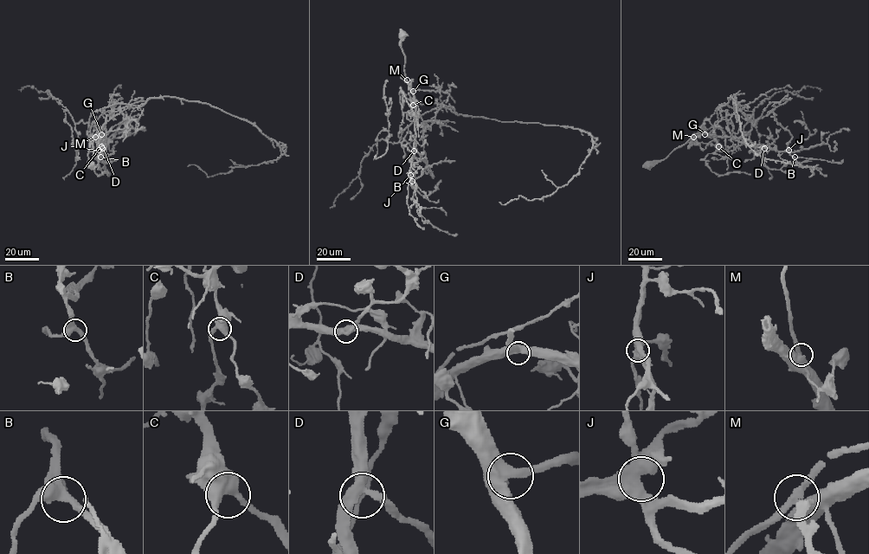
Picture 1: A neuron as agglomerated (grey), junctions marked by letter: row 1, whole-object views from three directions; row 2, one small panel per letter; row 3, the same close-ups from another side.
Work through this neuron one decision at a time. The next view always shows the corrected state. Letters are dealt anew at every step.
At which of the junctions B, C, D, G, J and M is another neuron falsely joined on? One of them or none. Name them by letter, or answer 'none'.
M

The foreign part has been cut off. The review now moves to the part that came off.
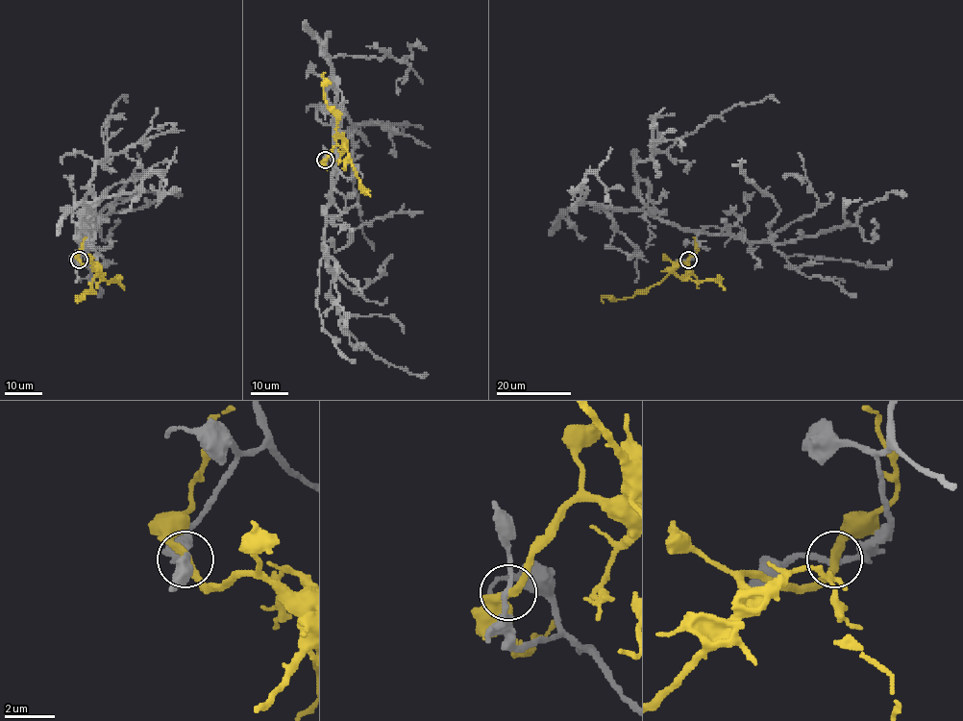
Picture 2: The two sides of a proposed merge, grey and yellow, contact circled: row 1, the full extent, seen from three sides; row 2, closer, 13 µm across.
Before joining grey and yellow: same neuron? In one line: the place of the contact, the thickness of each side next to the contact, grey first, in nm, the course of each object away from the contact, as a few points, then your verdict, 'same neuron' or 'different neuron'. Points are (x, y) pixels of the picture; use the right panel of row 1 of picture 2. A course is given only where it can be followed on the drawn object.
at (688, 260); 190 nm thick on the grey side, 320 nm on the other; grey runs (688, 261), (696, 255), (696, 234), (646, 211), (634, 165), (736, 105), (769, 96), (778, 103); yellow runs (688, 261), (684, 264), (675, 262), (673, 269), (659, 282), (632, 297), (619, 300), (603, 297), (603, 302); different neuron

